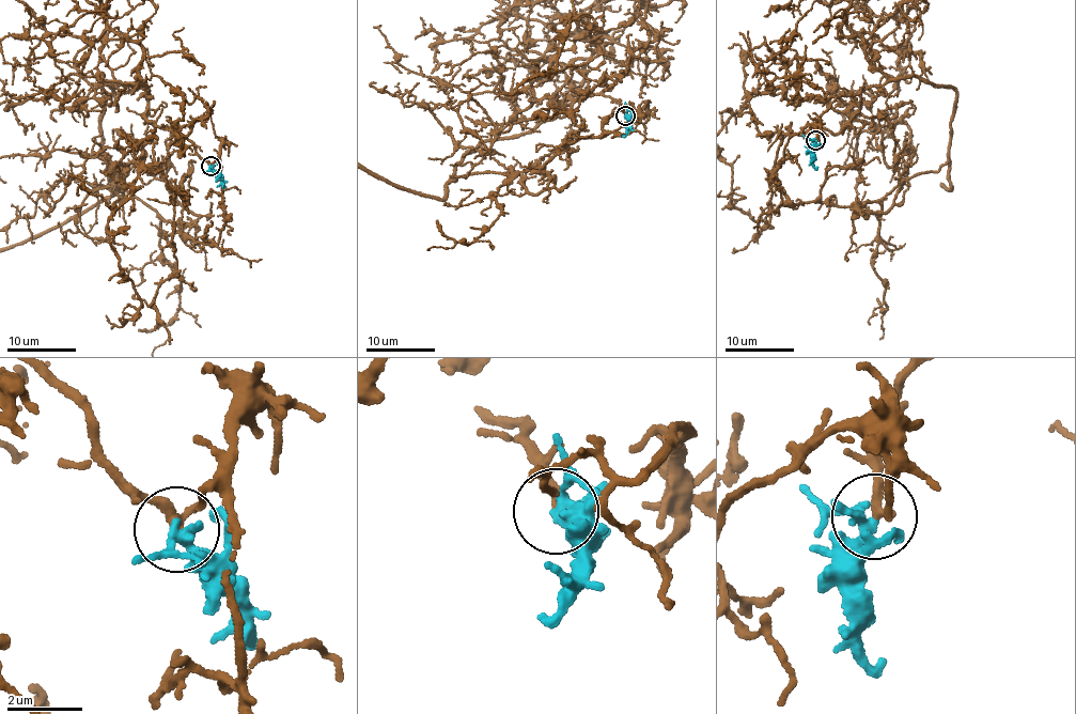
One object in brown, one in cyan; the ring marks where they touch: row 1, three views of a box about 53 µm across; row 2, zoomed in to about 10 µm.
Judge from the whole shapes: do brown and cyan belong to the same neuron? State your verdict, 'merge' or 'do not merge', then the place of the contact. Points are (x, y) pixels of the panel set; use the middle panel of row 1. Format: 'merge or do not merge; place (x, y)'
merge; place (625, 115)

